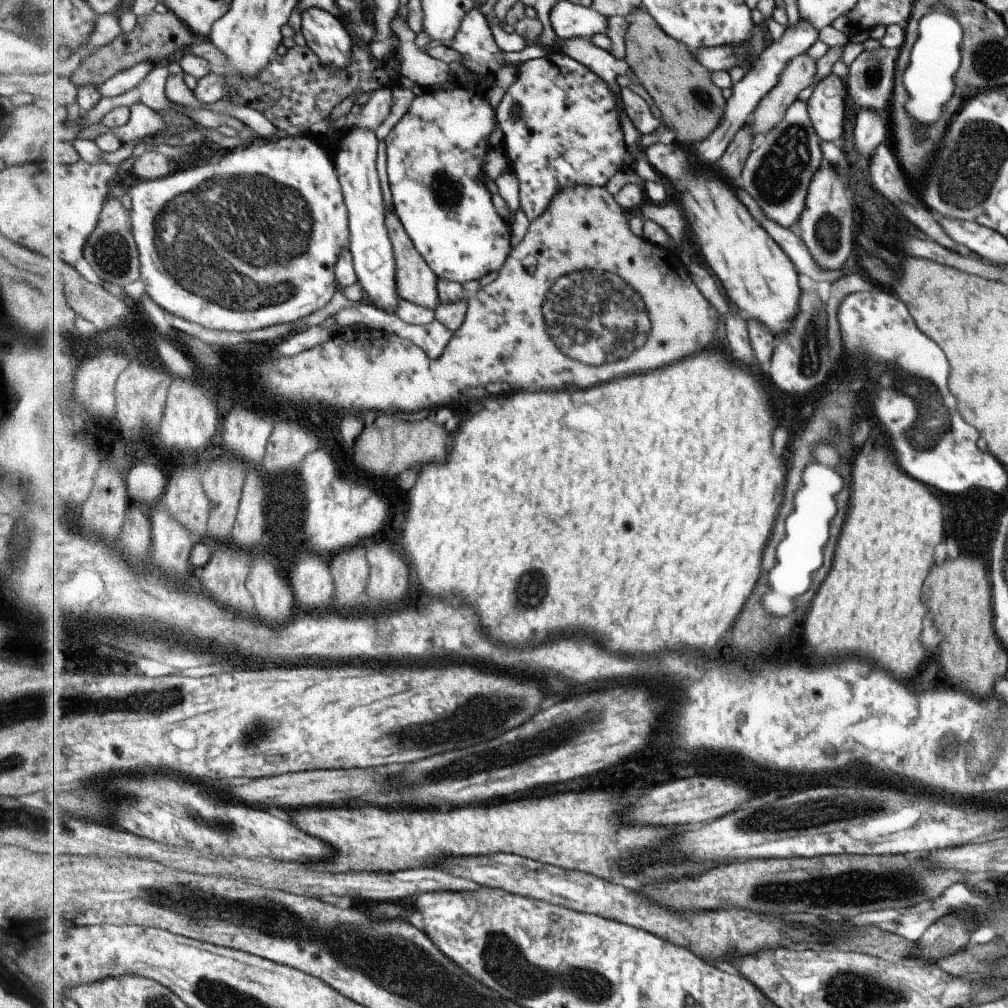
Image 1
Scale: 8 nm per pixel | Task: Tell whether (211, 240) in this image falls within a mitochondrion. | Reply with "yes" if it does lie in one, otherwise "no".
yes

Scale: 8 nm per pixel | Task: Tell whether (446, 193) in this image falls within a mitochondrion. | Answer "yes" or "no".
yes

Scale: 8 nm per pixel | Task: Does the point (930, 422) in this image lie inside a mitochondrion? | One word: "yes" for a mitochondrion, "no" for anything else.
yes

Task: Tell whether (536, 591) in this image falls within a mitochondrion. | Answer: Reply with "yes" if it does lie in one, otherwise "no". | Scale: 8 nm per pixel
yes

